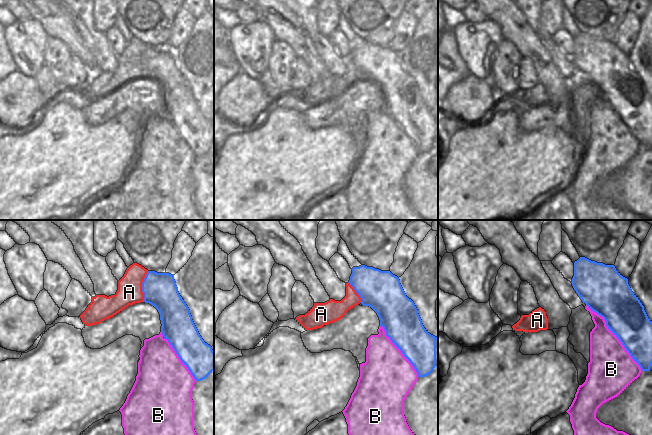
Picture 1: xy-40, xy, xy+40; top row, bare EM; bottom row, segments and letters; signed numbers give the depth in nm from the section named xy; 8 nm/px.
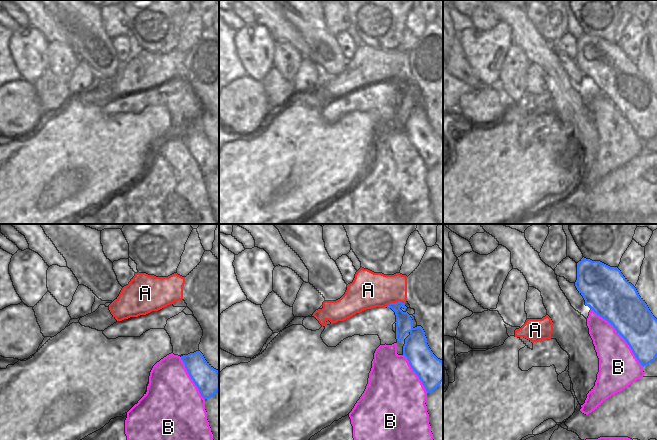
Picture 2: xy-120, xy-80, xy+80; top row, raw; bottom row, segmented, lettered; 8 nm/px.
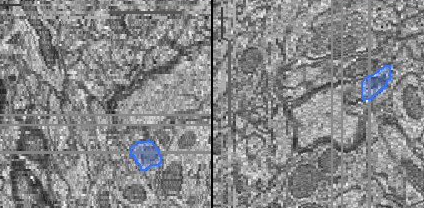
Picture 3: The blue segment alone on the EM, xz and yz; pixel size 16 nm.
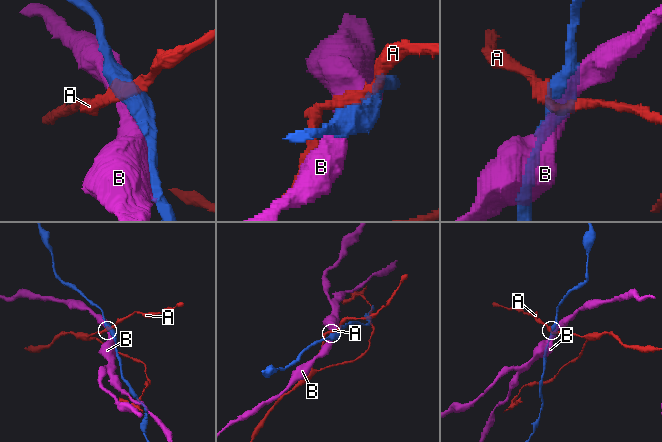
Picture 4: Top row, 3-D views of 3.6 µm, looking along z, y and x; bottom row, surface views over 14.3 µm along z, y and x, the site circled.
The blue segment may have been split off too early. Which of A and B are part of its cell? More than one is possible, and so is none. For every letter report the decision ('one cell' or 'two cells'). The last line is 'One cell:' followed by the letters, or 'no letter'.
A: two cells
B: two cells
One cell: no letter

